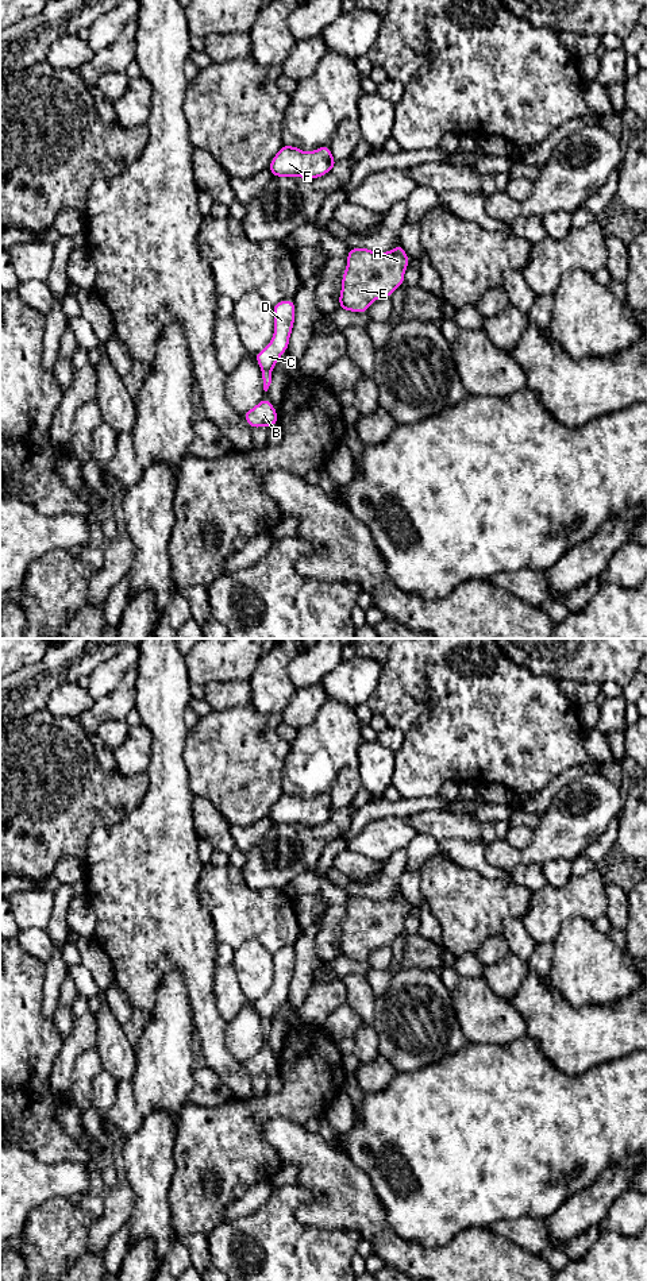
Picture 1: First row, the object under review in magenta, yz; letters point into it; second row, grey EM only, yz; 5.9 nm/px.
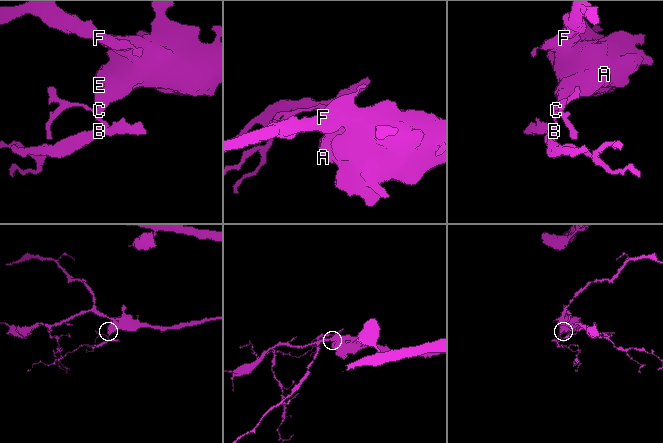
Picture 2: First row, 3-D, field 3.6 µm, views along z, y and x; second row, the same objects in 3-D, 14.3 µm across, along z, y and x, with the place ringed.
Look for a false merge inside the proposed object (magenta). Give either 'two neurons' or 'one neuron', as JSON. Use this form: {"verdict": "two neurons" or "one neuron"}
{"verdict": "two neurons"}

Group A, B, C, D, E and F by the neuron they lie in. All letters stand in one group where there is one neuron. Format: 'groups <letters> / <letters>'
groups A C D E F / B

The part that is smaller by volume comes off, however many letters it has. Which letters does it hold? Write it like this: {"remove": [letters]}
{"remove": ["B"]}

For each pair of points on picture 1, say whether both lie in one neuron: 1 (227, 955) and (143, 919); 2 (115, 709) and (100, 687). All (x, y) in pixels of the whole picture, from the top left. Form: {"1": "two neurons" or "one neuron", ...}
{"1": "two neurons", "2": "two neurons"}

